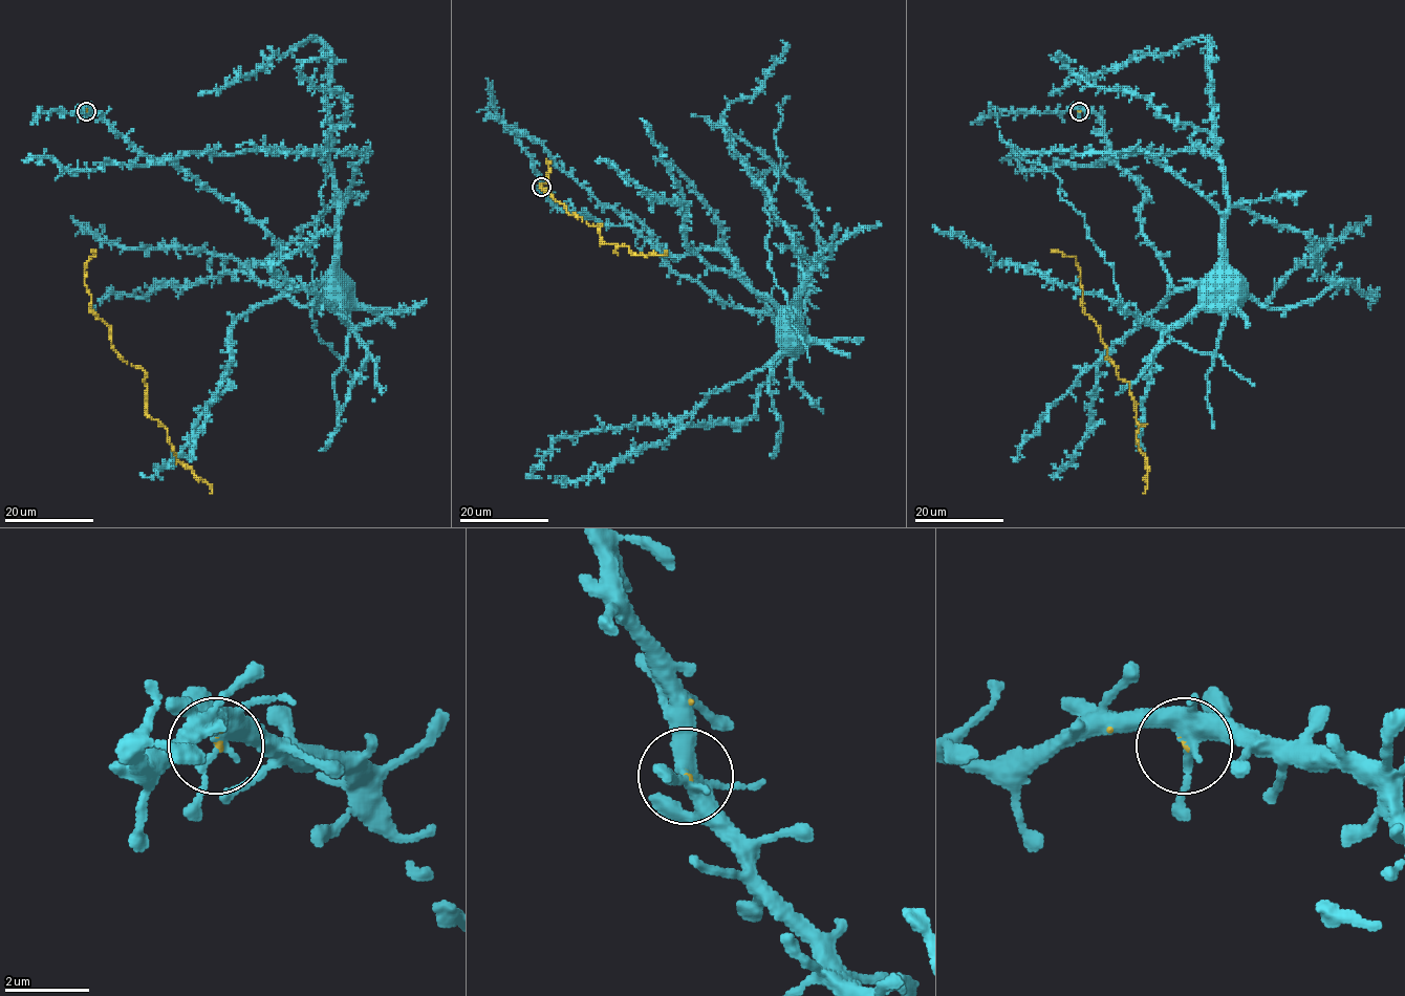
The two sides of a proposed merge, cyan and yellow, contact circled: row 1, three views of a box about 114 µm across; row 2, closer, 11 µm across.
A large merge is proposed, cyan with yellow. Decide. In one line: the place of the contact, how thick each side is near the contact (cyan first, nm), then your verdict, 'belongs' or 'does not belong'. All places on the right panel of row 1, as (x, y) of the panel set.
(1079, 111) | 360/50 nm | belongs

